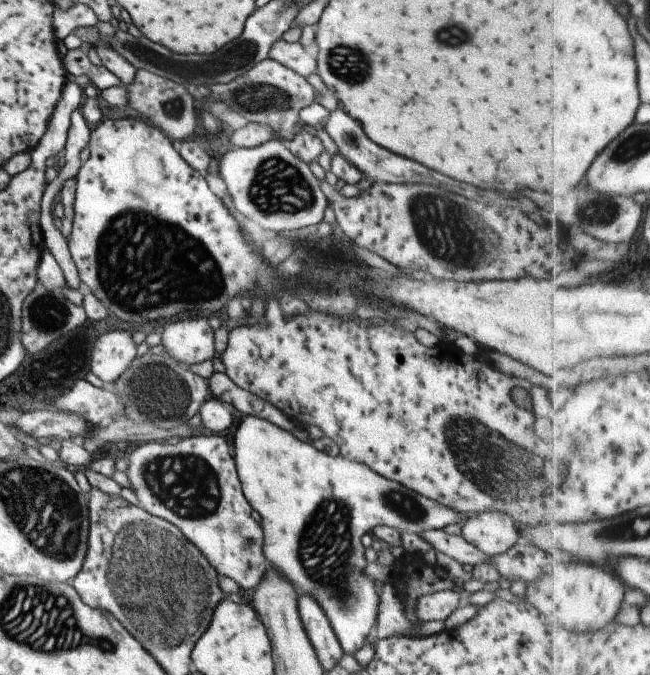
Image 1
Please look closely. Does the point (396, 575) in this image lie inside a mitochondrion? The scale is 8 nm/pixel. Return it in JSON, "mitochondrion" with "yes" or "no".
{"mitochondrion":"no"}

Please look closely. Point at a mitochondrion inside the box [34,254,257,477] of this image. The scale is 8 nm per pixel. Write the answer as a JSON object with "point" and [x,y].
{"point":[154,389]}

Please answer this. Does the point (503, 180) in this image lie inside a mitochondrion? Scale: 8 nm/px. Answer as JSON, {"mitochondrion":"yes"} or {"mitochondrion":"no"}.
{"mitochondrion":"no"}

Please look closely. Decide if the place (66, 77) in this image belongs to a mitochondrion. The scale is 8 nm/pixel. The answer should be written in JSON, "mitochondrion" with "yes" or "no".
{"mitochondrion":"no"}

